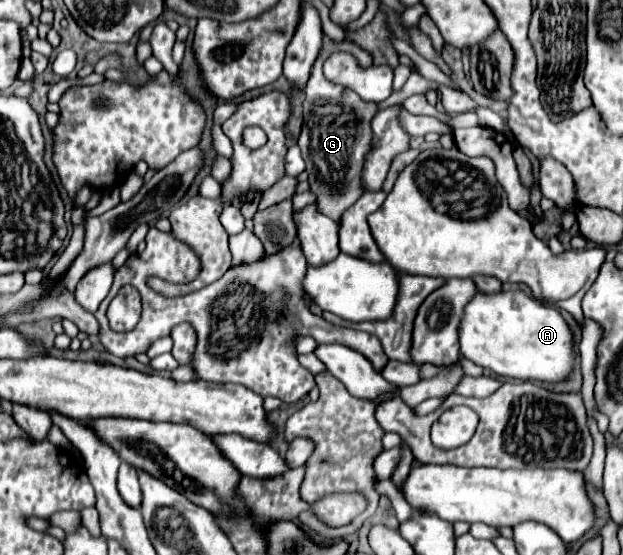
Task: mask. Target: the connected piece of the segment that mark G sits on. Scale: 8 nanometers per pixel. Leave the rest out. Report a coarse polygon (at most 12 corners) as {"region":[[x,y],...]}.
{"region":[[358,44],[324,46],[306,84],[298,146],[318,210],[338,222],[362,196],[376,104],[326,88],[322,64]]}

